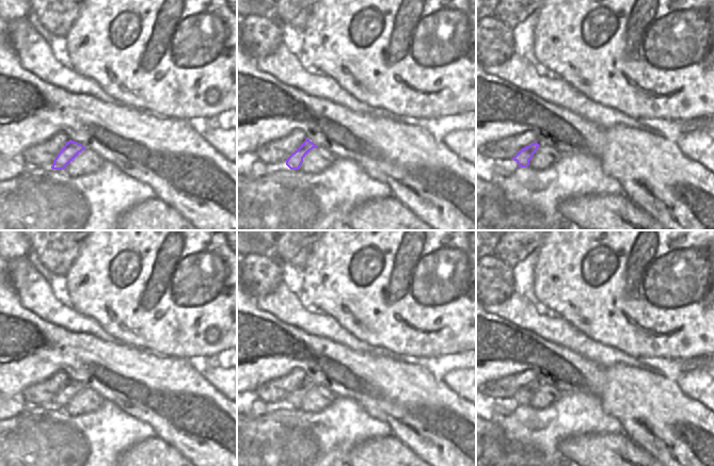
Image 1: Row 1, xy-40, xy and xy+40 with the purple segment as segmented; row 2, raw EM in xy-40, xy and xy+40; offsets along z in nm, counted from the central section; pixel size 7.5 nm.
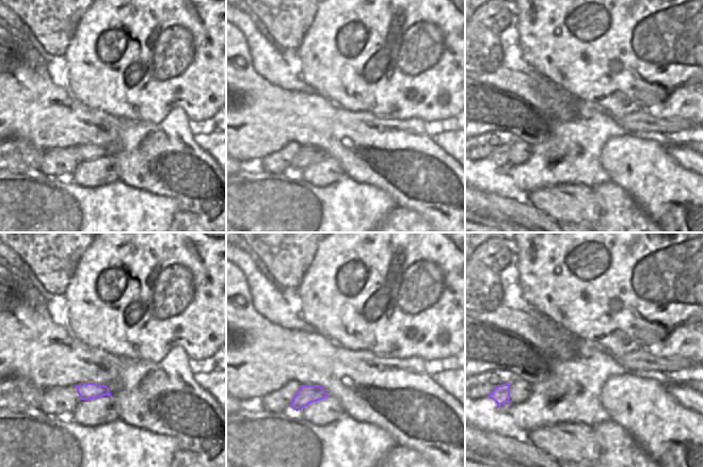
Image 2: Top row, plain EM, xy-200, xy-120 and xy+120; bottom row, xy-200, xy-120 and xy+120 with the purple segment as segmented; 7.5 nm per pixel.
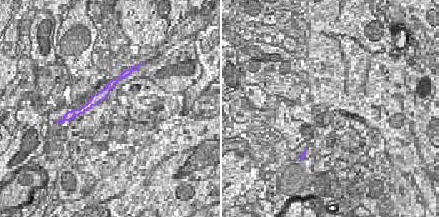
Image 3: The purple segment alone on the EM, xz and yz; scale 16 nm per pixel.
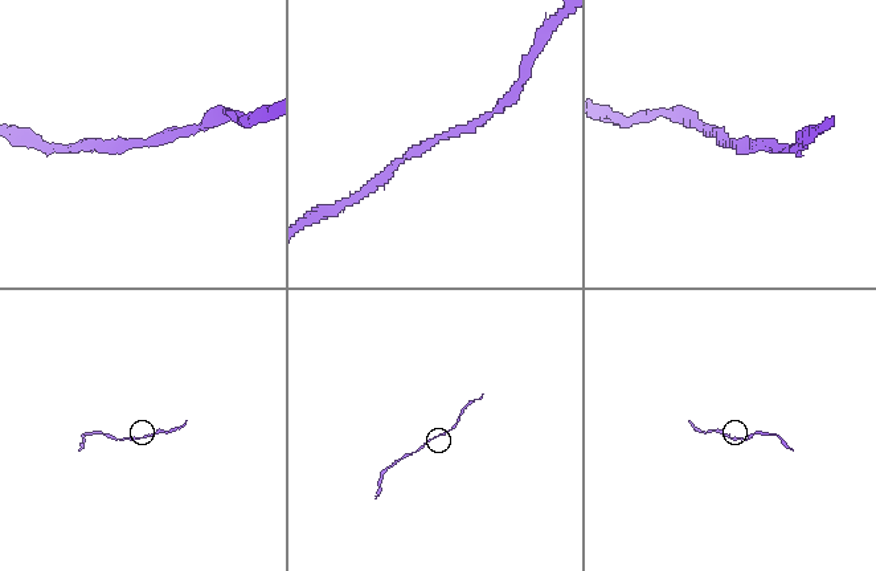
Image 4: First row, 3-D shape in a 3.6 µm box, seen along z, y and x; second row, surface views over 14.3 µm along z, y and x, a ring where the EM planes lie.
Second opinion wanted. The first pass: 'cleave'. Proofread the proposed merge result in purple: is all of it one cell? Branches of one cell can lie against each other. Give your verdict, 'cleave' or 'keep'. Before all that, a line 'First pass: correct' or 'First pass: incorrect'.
First pass: incorrect
keep

